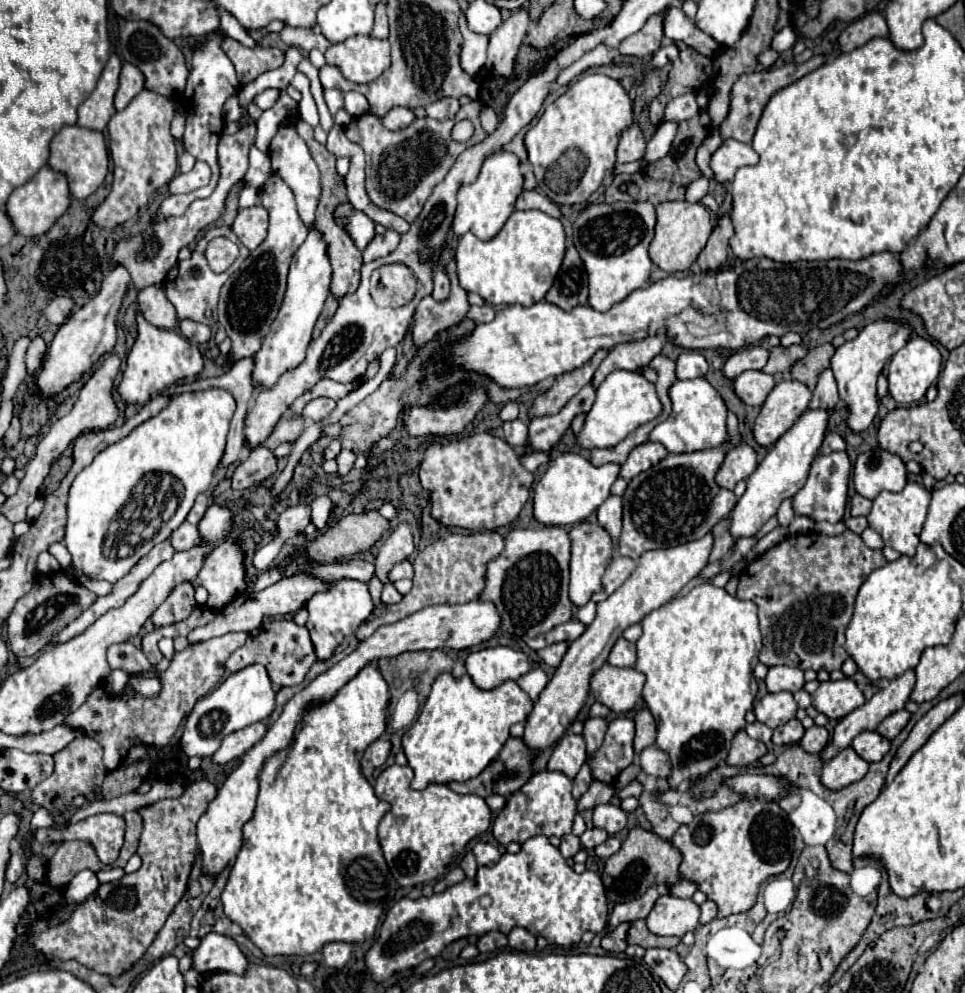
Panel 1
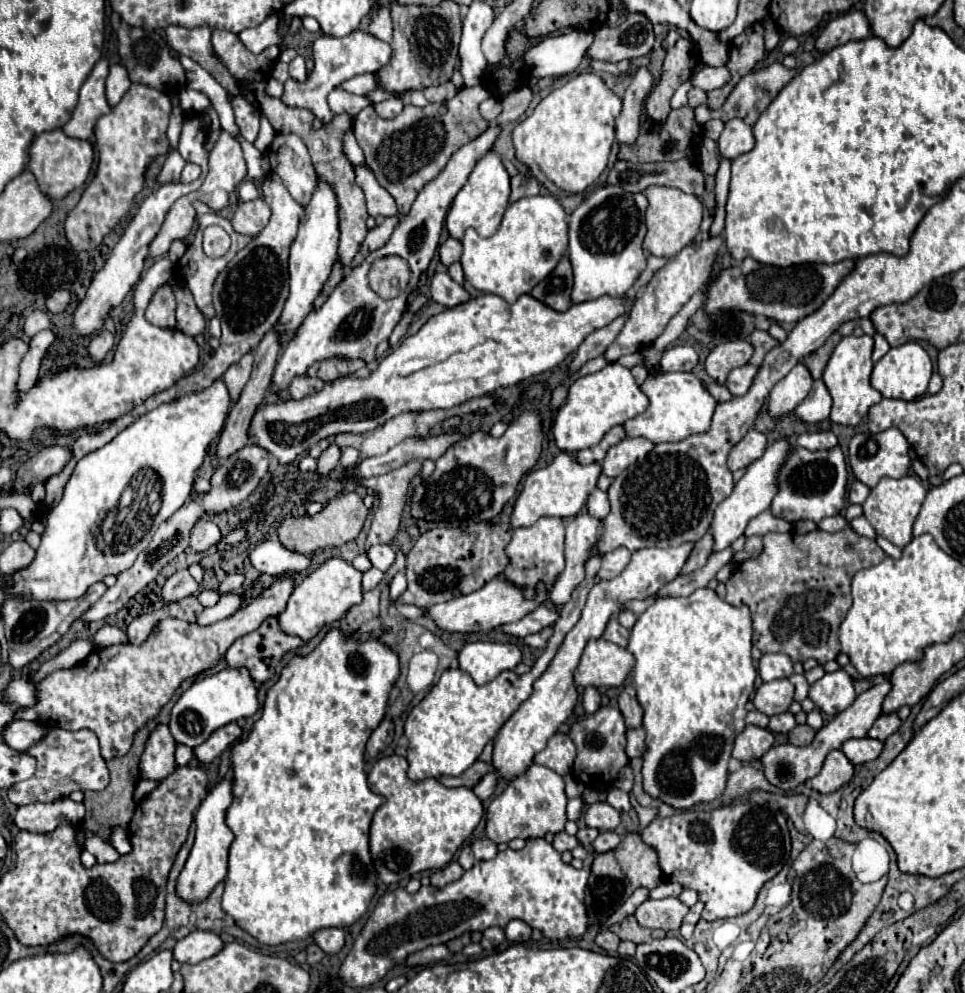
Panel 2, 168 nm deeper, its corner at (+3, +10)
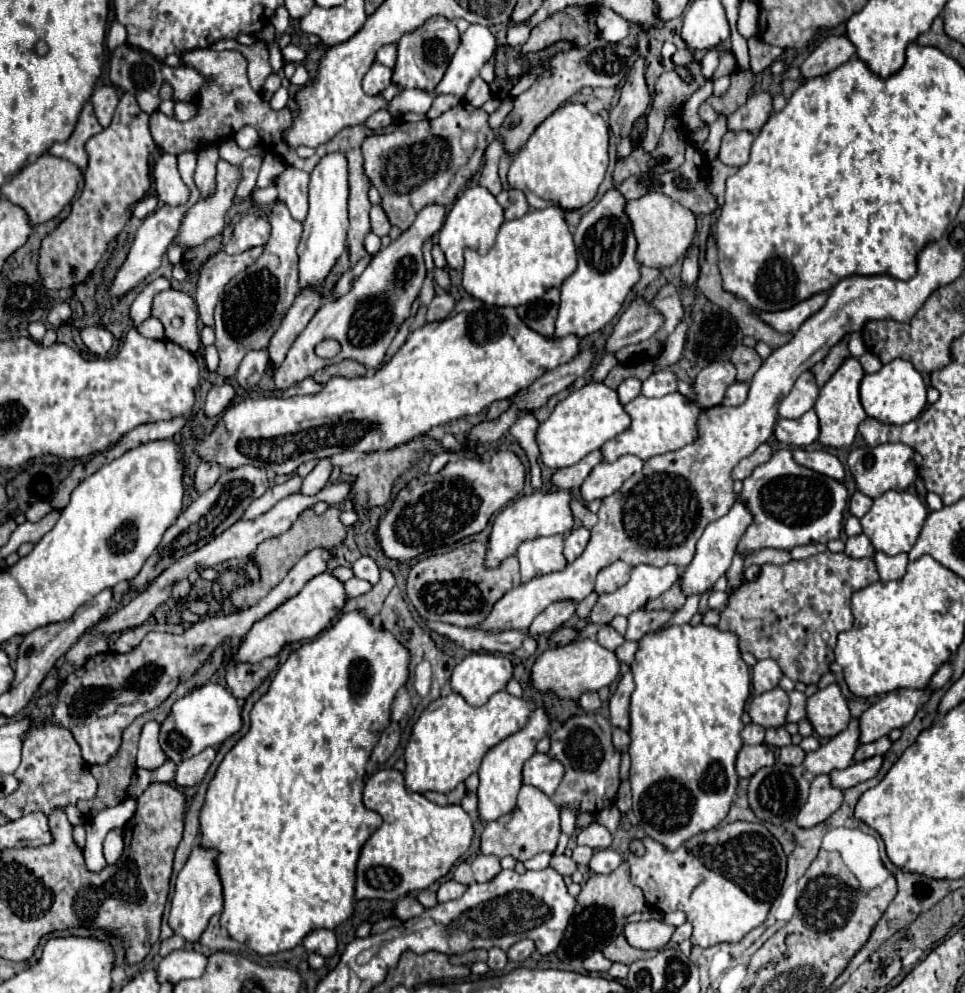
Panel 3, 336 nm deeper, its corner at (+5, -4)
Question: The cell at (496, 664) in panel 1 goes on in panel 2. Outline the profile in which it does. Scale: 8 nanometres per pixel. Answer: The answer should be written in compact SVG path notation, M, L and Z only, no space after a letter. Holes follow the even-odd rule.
M468 642L458 652L460 670L468 672L478 686L488 684L504 670L514 670L520 660L522 654L516 644Z

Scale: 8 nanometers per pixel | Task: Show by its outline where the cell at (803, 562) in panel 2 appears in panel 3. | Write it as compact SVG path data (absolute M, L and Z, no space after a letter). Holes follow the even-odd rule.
M820 552L804 560L790 560L788 564L764 564L758 578L752 582L742 582L728 600L728 606L720 612L720 630L732 630L740 638L740 652L750 652L756 660L772 658L782 668L784 676L794 682L816 684L834 662L836 638L840 632L850 630L854 616L850 612L852 592L866 588L878 580L878 570L872 560L850 560L844 552Z

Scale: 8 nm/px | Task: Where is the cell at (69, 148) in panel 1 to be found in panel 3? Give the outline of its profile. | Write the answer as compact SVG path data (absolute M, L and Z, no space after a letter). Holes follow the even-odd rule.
M46 152L36 162L24 166L8 184L4 184L2 196L6 196L10 202L22 206L30 216L30 224L36 226L36 224L42 224L42 222L58 216L64 210L64 206L68 206L72 202L72 198L78 192L80 180L82 180L82 172L78 170L78 166Z

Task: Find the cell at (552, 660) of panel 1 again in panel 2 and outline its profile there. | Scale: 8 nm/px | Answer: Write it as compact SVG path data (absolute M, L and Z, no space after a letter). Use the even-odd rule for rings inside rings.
M544 628L544 630L540 630L540 632L536 632L536 634L530 634L530 636L526 636L524 638L524 642L528 644L528 646L532 646L532 648L546 648L546 642L548 642L548 638L552 636L552 628Z

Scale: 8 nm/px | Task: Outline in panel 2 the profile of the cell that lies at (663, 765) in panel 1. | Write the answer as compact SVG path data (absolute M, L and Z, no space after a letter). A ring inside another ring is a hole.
M628 728L626 730L626 754L628 758L638 758L644 752L644 728Z

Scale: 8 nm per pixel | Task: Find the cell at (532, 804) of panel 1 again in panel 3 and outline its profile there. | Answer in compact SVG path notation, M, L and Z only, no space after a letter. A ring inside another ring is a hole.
M522 786L518 794L518 804L510 814L500 816L486 824L482 832L482 854L494 854L498 858L512 856L520 862L530 860L538 852L554 852L560 836L560 808L538 788Z

